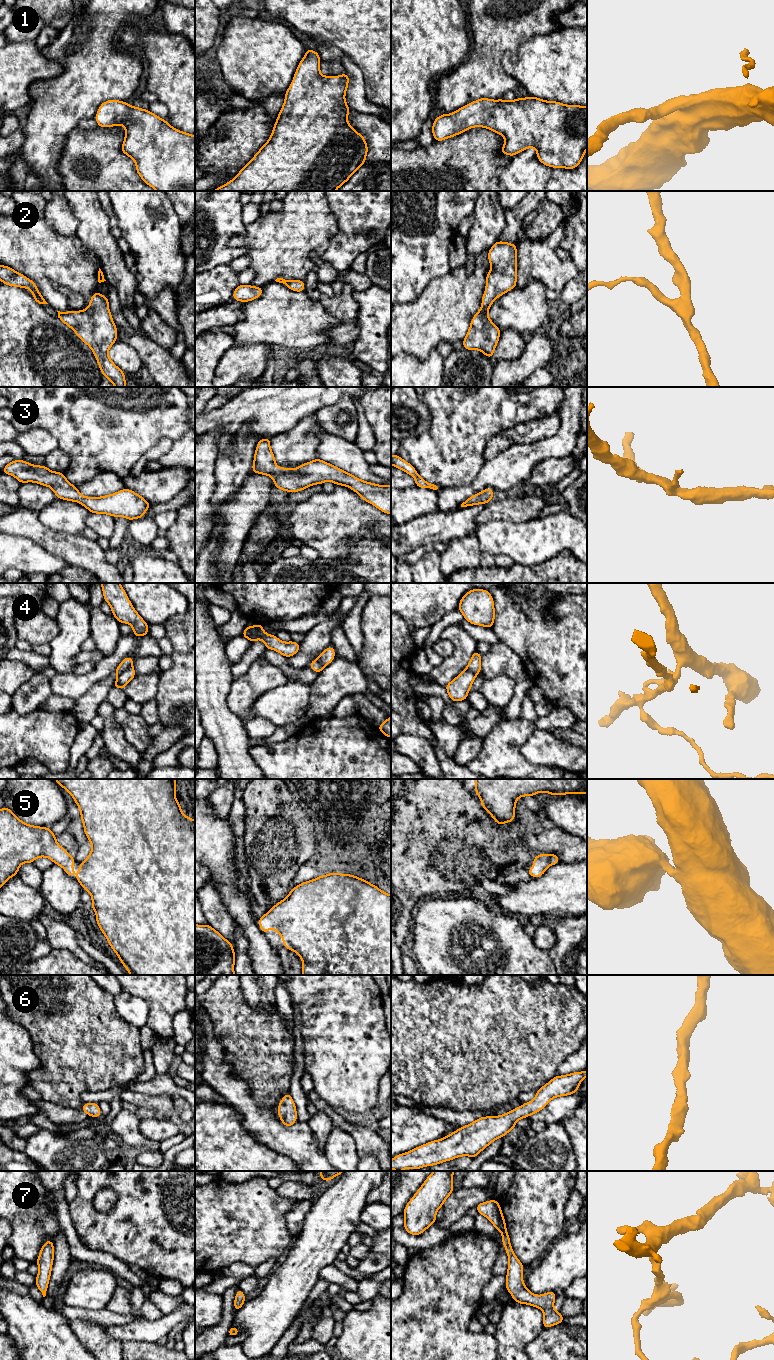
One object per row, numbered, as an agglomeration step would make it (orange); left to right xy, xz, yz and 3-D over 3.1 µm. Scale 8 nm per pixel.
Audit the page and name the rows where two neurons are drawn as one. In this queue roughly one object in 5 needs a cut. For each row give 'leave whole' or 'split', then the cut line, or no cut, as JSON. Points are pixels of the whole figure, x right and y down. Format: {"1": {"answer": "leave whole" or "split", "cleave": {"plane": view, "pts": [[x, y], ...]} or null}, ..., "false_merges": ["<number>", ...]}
{"1": {"answer": "leave whole", "cleave": null}, "2": {"answer": "leave whole", "cleave": null}, "3": {"answer": "leave whole", "cleave": null}, "4": {"answer": "split", "cleave": {"plane": "xy", "pts": [[131, 664], [118, 675]]}}, "5": {"answer": "leave whole", "cleave": null}, "6": {"answer": "leave whole", "cleave": null}, "7": {"answer": "leave whole", "cleave": null}, "false_merges": ["4"]}

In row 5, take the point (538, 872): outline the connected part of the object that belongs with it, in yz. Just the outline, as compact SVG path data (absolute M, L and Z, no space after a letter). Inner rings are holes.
M538 854L534 859L532 864L536 867L528 868L527 871L530 877L540 877L545 873L545 870L551 866L556 865L559 862L559 857L556 854Z

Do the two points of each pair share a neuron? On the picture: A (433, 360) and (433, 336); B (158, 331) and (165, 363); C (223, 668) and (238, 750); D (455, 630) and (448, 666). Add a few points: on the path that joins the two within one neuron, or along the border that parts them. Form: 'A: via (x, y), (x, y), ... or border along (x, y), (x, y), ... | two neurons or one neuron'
A: border along (435, 348), (423, 360), (417, 360), (410, 355) | two neurons
B: border along (144, 334), (169, 350) | two neurons
C: via (218, 688), (218, 721), (226, 730) | one neuron
D: via (459, 639), (459, 655), (457, 657) | one neuron

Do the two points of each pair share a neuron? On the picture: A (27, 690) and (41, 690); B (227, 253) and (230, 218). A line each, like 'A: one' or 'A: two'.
A: one
B: one

